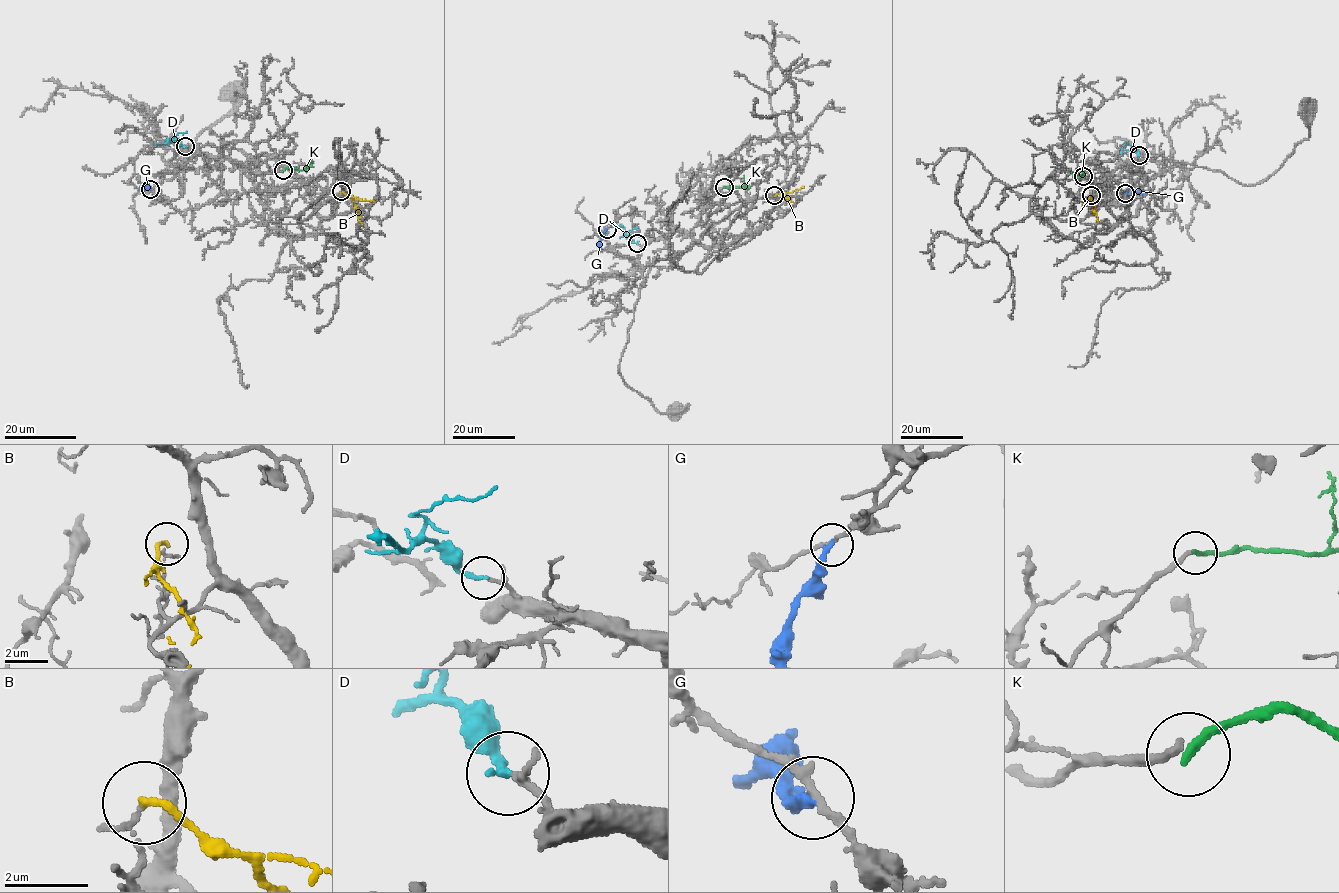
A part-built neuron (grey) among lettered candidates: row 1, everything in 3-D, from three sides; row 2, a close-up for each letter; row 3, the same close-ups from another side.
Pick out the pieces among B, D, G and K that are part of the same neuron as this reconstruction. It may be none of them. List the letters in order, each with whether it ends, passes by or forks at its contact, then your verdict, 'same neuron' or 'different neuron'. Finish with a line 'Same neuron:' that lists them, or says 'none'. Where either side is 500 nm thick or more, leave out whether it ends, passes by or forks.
B: it ends there; different neuron
D: it ends there; same neuron
G: it ends there; different neuron
K: it ends there; different neuron
Same neuron: D

